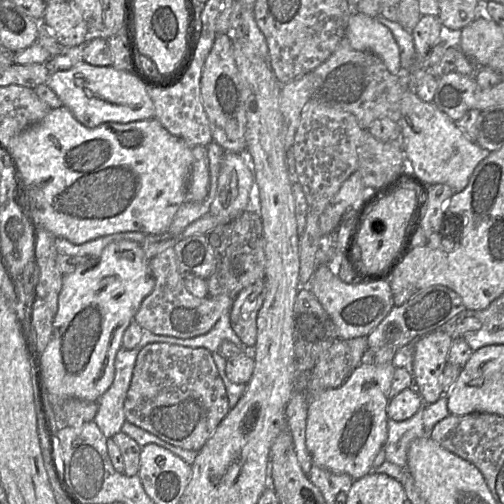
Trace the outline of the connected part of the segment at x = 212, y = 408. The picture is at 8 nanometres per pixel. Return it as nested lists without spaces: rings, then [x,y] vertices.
[[[154,342],[138,353],[124,402],[126,421],[172,445],[199,451],[229,410],[225,384],[208,349]]]

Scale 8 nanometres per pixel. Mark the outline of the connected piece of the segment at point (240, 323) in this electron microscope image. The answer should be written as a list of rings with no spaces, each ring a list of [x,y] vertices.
[[[258,280],[243,289],[233,300],[230,308],[230,322],[233,330],[246,346],[253,347],[257,340],[257,316],[266,294],[265,280]]]

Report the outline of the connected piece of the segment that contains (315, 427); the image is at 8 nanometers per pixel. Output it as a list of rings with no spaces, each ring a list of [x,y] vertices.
[[[360,363],[338,388],[310,394],[307,386],[301,392],[308,397],[306,446],[313,464],[334,473],[347,474],[354,480],[372,472],[372,463],[387,440],[387,404],[395,367],[392,363],[369,365]]]

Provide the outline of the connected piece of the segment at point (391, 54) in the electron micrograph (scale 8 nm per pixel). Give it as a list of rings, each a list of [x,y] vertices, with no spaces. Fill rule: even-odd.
[[[355,11],[349,18],[345,39],[355,50],[376,54],[392,74],[400,71],[400,49],[390,30],[377,18]]]

